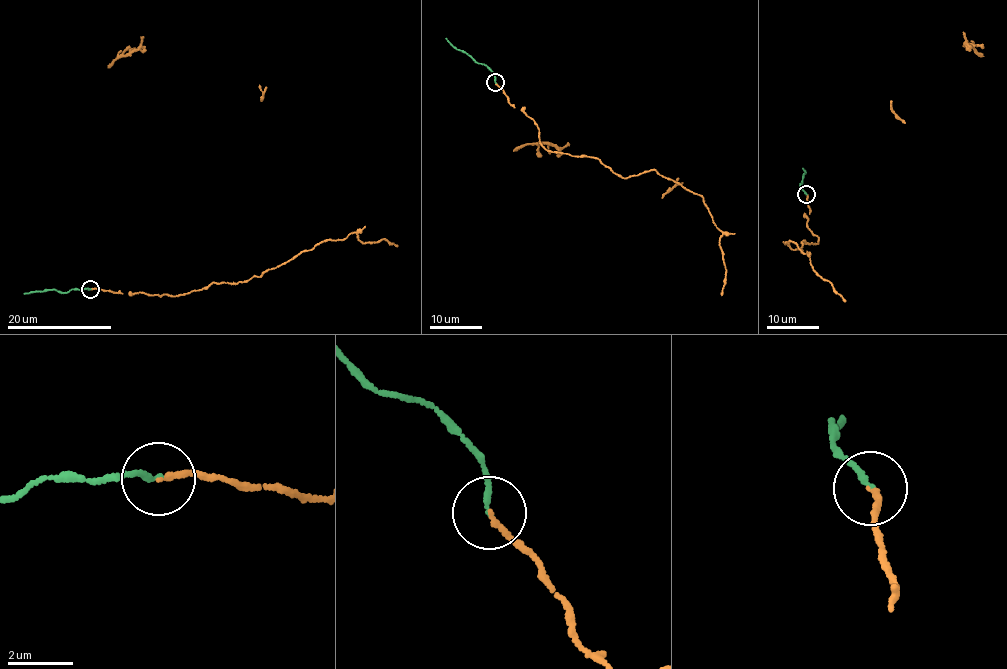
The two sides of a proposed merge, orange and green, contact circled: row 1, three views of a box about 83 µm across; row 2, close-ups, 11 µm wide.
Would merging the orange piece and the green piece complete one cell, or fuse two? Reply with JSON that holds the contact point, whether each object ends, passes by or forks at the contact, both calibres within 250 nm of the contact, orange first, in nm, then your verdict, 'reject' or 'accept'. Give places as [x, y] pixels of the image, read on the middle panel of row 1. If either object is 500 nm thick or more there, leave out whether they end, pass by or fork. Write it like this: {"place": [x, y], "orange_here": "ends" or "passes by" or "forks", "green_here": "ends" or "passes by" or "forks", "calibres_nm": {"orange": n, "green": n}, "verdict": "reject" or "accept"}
{"place": [495, 82], "orange_here": "ends", "green_here": "ends", "calibres_nm": {"orange": 170, "green": 160}, "verdict": "accept"}

